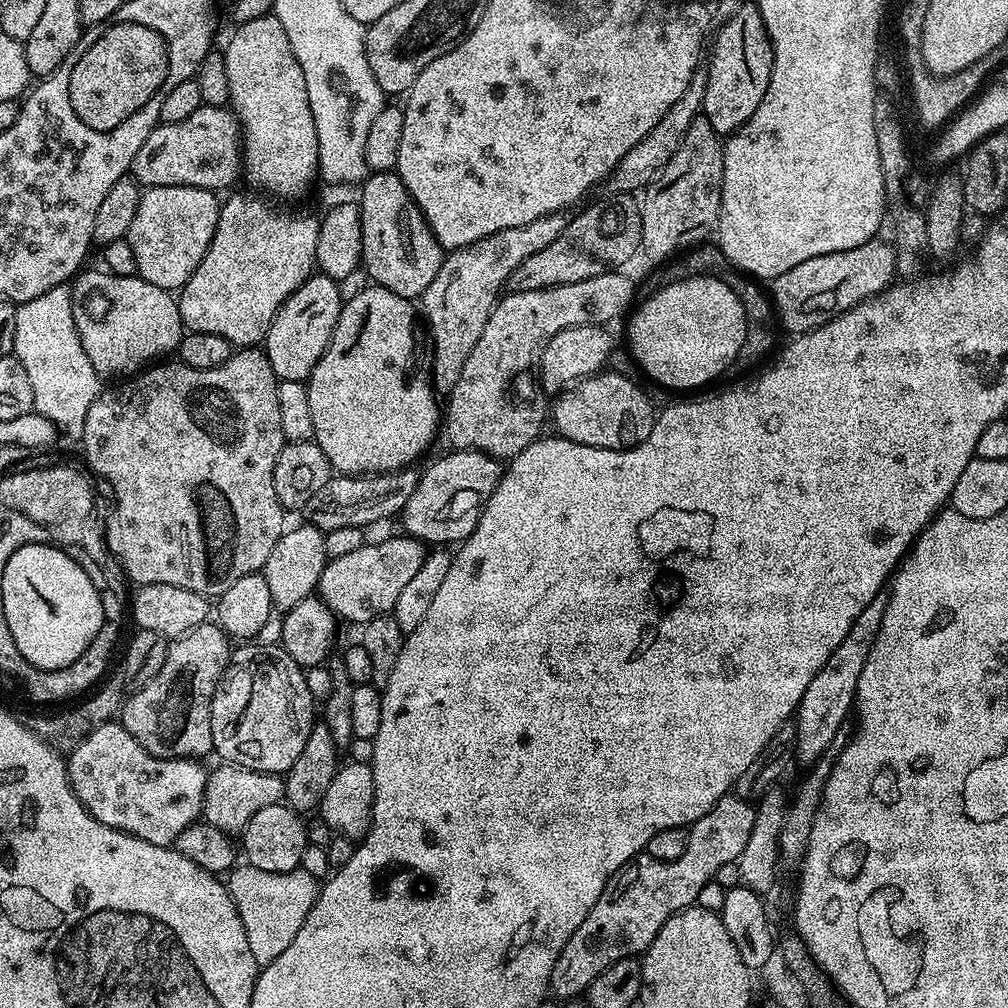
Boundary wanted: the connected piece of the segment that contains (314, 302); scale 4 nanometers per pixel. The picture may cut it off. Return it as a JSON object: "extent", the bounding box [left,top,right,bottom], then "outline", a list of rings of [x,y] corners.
{"extent":[262,274,341,381],"outline":[[[323,274],[309,276],[294,294],[290,294],[290,298],[286,298],[286,302],[282,302],[278,314],[274,314],[274,322],[270,322],[268,335],[262,341],[277,381],[307,381],[334,334],[341,307],[339,283]]]}

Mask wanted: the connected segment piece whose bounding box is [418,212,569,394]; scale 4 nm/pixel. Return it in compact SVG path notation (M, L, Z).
M555 212L534 222L526 222L526 226L498 230L498 234L490 234L470 246L457 248L445 255L438 274L434 274L434 282L430 282L430 286L426 286L424 293L418 297L422 320L430 337L430 371L432 387L437 393L451 392L458 382L458 374L462 374L462 366L466 366L470 350L474 350L478 338L482 338L488 316L495 308L498 297L505 291L514 266L554 242L554 238L566 230L568 222L569 217L564 212Z

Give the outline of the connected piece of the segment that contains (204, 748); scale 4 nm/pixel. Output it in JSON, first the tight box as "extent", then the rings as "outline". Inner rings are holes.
{"extent":[119,622,230,760],"outline":[[[205,622],[194,626],[194,630],[175,637],[169,643],[166,662],[162,662],[162,670],[158,670],[158,674],[154,674],[150,682],[139,685],[133,696],[131,693],[125,699],[124,707],[120,709],[119,723],[123,724],[126,730],[130,730],[130,734],[134,734],[134,738],[138,738],[138,742],[150,754],[167,760],[191,760],[204,758],[200,756],[213,751],[210,726],[212,699],[230,663],[228,643],[230,637],[219,623]]]}

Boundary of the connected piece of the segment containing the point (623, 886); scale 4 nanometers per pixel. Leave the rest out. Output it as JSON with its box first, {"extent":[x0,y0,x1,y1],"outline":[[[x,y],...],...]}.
{"extent":[550,796,755,997],"outline":[[[724,796],[698,822],[688,828],[686,851],[674,862],[662,862],[658,858],[641,854],[624,865],[602,890],[594,910],[586,914],[586,922],[570,934],[570,942],[558,954],[550,981],[553,997],[576,996],[587,993],[588,987],[614,962],[639,957],[654,942],[658,930],[675,912],[696,904],[698,893],[706,882],[716,879],[722,866],[734,864],[754,827],[755,807],[745,797]]]}

